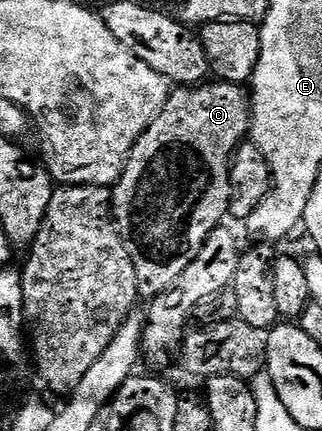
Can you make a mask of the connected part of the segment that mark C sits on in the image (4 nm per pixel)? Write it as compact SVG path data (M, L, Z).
M205 81L194 87L180 87L164 103L164 108L156 115L156 120L137 137L136 143L131 144L127 152L128 164L123 164L120 178L111 188L112 192L112 217L120 228L128 246L130 257L134 261L134 273L138 277L138 292L148 299L155 300L163 296L175 283L180 280L182 273L186 273L188 266L195 259L200 258L202 245L210 237L215 227L225 222L224 218L230 215L230 160L235 156L237 147L245 142L250 135L250 95L241 84L225 83L223 81Z

